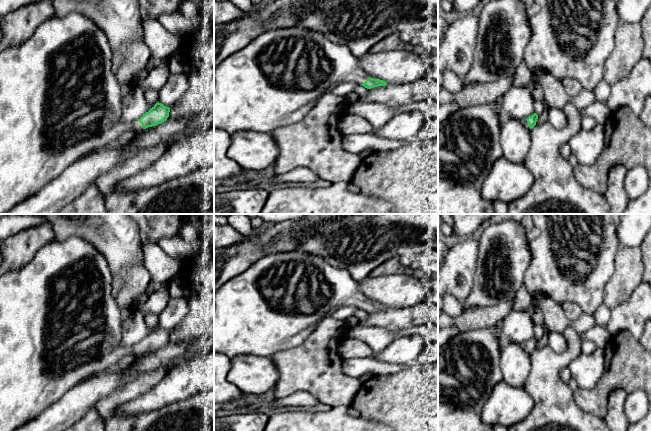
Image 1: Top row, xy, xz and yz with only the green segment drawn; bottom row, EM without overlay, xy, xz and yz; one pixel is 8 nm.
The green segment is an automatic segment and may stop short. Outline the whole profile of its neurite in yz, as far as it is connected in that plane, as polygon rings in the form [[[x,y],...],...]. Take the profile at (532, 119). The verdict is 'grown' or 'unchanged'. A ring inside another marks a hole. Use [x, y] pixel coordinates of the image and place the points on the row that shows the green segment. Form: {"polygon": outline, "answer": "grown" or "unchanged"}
{"polygon": [[[534,113],[533,115],[529,116],[527,119],[519,120],[521,124],[523,124],[528,129],[533,128],[536,125],[538,119],[538,115]]], "answer": "grown"}

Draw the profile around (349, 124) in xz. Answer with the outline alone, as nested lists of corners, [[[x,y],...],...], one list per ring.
[[[348,113],[344,115],[338,124],[342,135],[371,133],[370,122],[362,116]]]

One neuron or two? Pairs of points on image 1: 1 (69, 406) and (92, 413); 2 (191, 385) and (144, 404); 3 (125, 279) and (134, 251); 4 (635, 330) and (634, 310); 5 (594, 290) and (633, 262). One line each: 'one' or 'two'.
1: two
2: one
3: two
4: one
5: two

